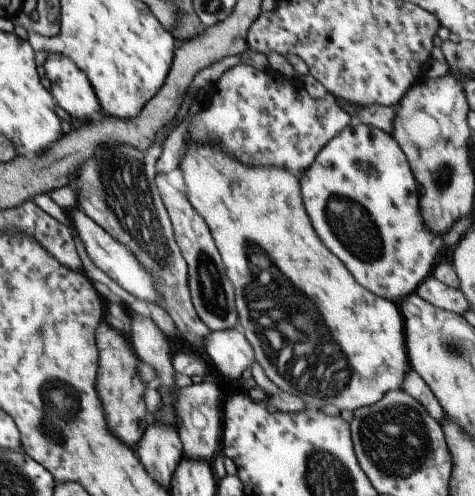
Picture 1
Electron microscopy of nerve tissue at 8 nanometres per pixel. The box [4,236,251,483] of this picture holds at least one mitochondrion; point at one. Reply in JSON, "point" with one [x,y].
{"point":[59,402]}

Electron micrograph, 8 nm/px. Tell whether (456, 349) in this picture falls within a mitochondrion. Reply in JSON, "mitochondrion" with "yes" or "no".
{"mitochondrion":"yes"}

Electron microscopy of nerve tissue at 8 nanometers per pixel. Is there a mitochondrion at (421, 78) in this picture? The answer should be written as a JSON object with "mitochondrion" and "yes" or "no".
{"mitochondrion":"no"}

